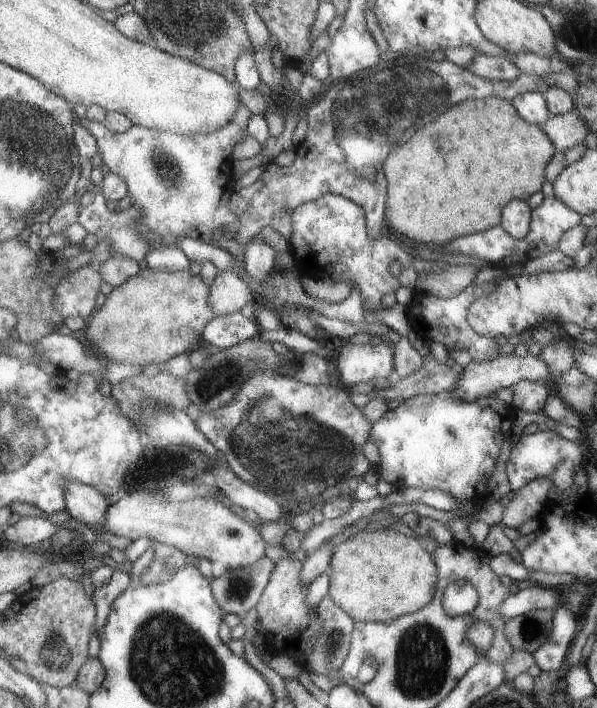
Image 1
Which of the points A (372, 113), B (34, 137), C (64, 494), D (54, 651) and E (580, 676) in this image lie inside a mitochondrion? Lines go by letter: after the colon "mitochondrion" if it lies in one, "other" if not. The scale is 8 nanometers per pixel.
A: mitochondrion
B: mitochondrion
C: other
D: mitochondrion
E: other

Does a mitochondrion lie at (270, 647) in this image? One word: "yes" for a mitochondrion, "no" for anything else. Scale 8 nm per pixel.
no

